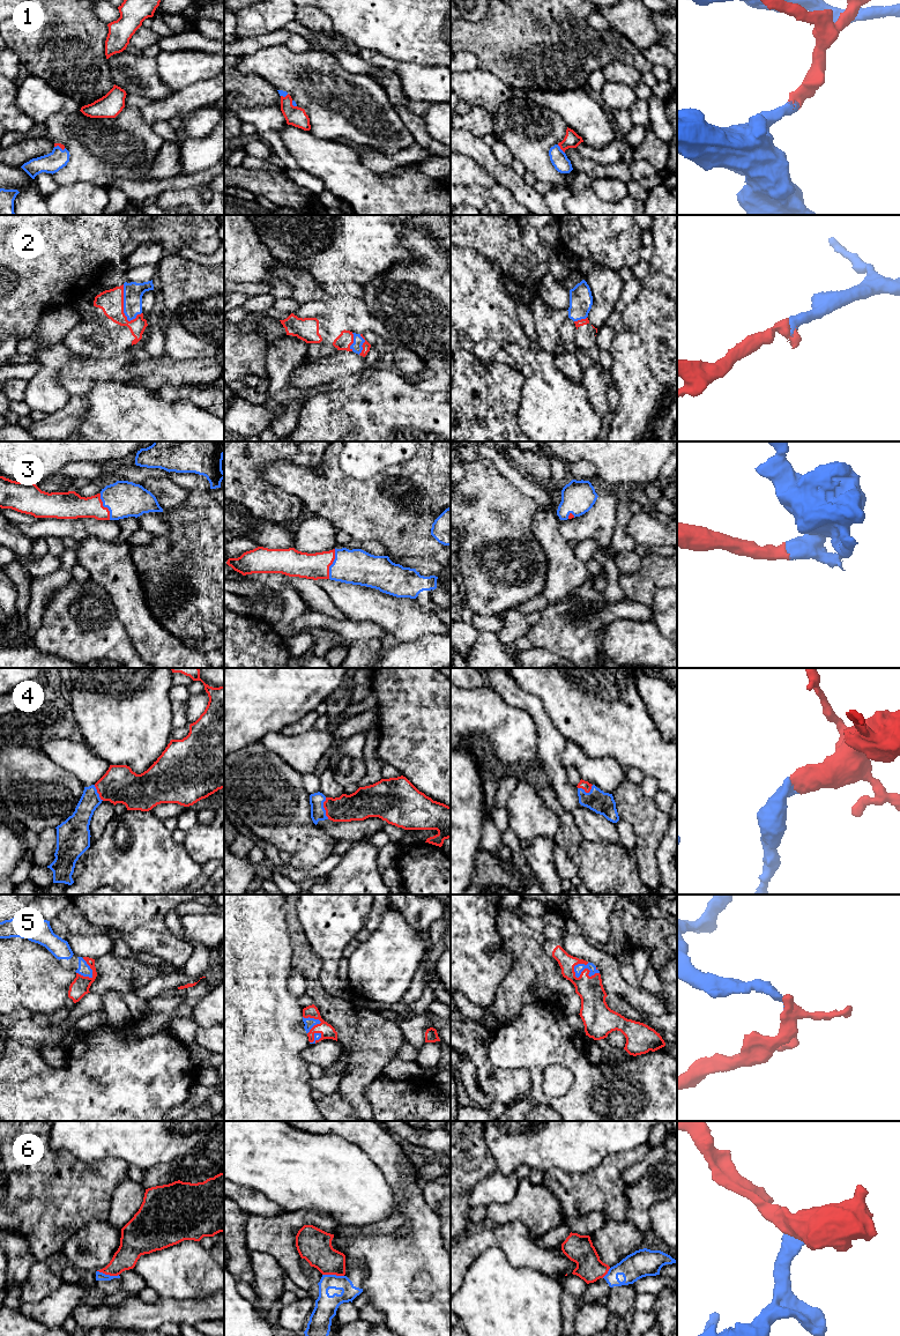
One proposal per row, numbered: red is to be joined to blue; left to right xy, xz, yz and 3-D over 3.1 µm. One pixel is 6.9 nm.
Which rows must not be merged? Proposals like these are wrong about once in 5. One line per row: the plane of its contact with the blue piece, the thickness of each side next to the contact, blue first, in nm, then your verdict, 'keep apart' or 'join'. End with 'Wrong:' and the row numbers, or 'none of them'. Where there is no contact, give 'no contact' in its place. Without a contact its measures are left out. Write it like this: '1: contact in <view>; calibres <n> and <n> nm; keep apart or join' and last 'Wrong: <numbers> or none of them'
1: contact in yz; calibres 120 and 110 nm; join
2: contact in xy; calibres 140 and 170 nm; join
3: contact in xz; calibres 240 and 180 nm; join
4: contact in xz; calibres 110 and 200 nm; join
5: contact in yz; calibres 60 and 180 nm; join
6: contact in xy; calibres 60 and 170 nm; keep apart
Wrong: 6

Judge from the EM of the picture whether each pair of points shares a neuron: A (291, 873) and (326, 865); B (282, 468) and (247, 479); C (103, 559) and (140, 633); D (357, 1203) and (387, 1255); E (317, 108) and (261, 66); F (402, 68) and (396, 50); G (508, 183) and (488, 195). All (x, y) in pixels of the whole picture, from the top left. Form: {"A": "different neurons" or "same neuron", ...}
{"A": "same neuron", "B": "different neurons", "C": "same neuron", "D": "different neurons", "E": "same neuron", "F": "different neurons", "G": "different neurons"}

